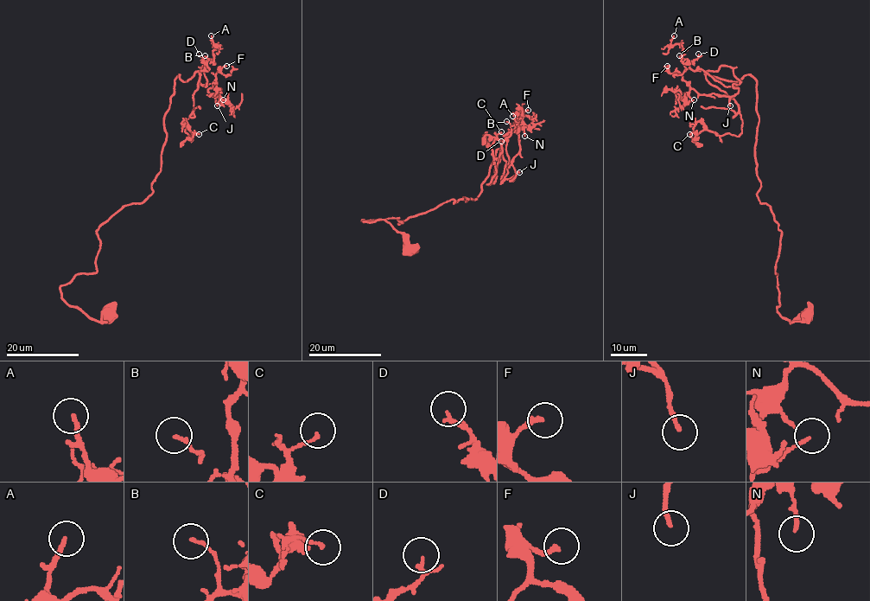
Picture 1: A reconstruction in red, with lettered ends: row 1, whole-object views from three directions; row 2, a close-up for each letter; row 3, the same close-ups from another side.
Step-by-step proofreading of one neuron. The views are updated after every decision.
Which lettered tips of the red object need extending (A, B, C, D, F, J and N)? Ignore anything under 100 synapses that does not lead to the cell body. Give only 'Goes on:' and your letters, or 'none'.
Goes on: J

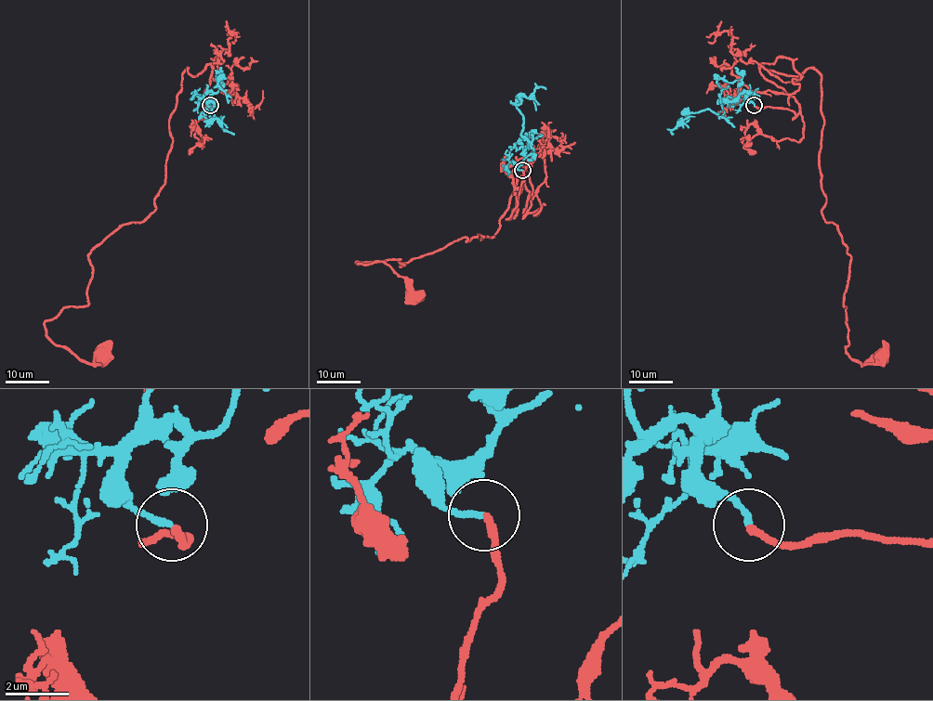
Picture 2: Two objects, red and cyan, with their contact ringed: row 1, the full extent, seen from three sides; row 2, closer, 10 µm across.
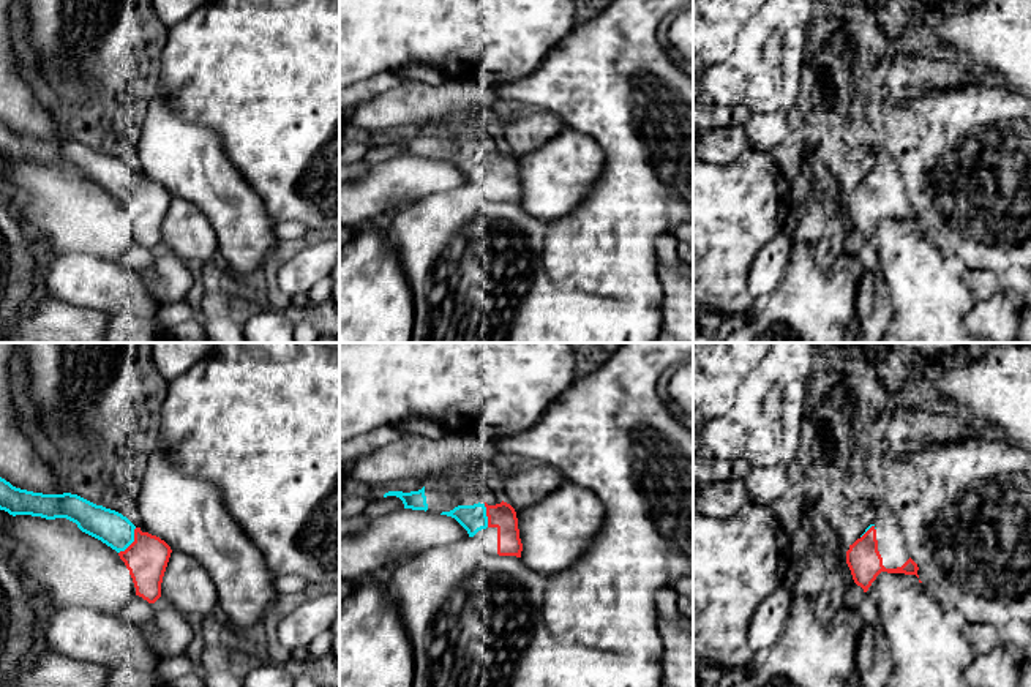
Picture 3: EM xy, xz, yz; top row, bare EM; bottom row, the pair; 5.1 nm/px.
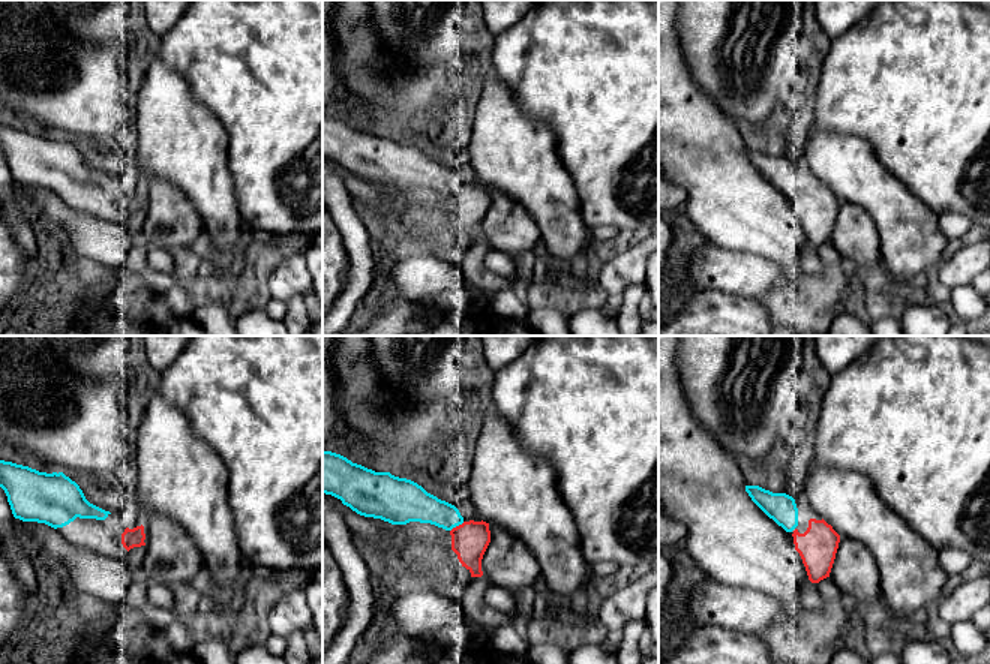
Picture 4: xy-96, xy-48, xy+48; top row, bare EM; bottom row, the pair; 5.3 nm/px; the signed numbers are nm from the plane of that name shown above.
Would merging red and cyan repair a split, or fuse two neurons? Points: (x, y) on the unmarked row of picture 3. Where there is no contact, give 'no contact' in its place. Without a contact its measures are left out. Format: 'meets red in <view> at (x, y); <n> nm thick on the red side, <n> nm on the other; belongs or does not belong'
meets red in xy at (133, 188); 220 nm thick on the red side, 170 nm on the other; belongs

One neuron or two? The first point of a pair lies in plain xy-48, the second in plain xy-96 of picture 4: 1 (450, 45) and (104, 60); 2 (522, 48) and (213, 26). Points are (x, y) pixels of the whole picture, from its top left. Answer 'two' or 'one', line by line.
1: two
2: one

